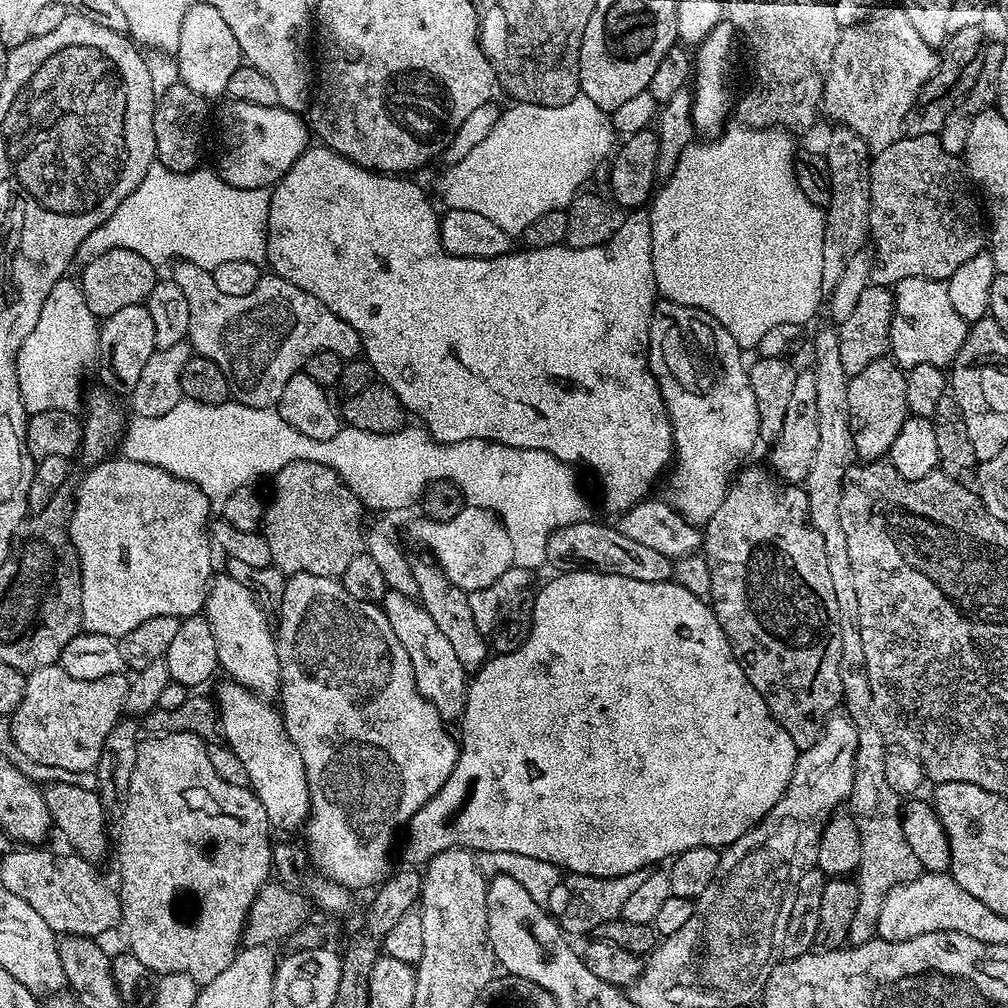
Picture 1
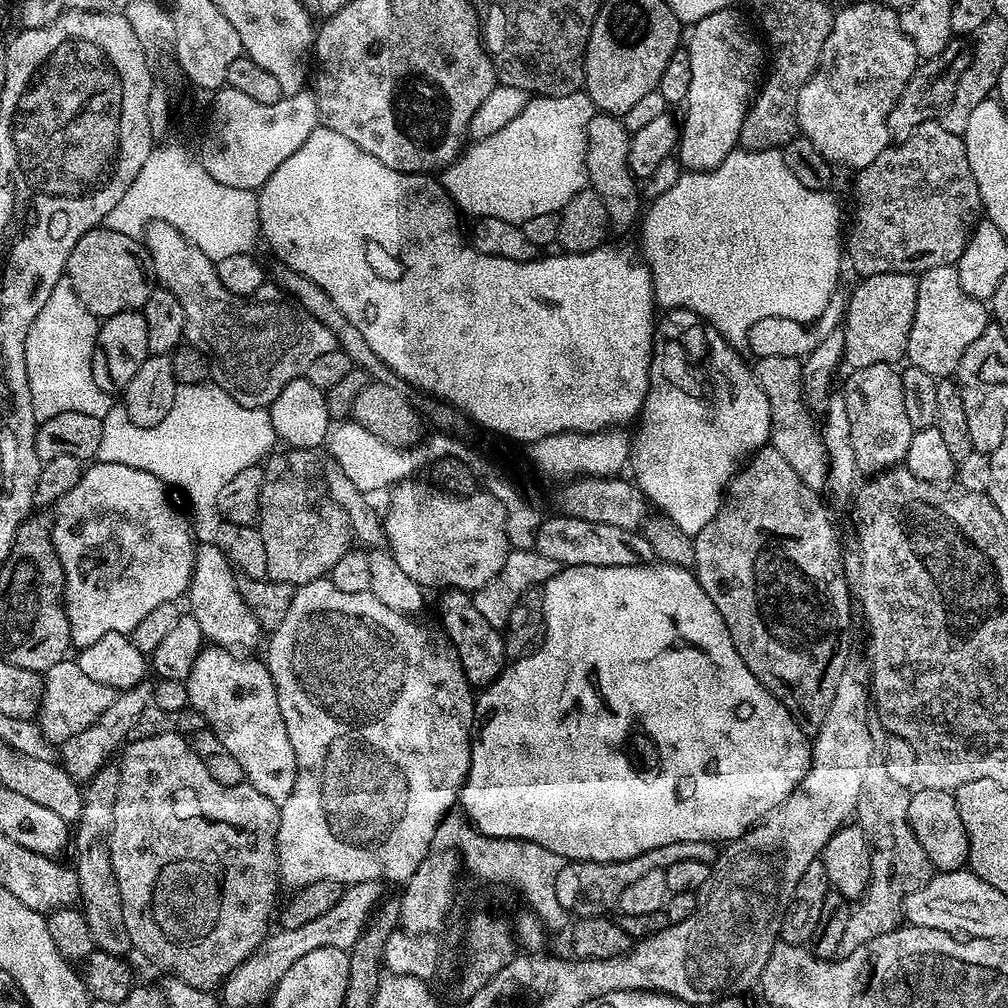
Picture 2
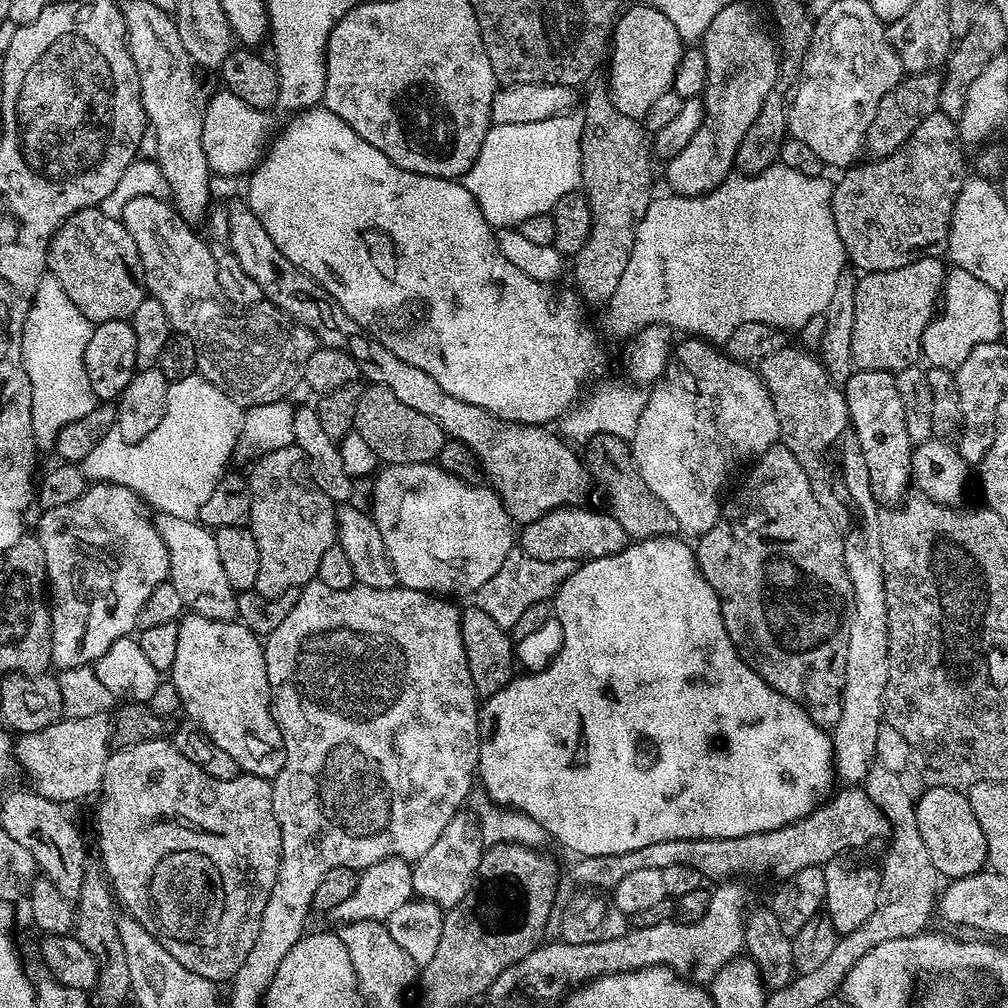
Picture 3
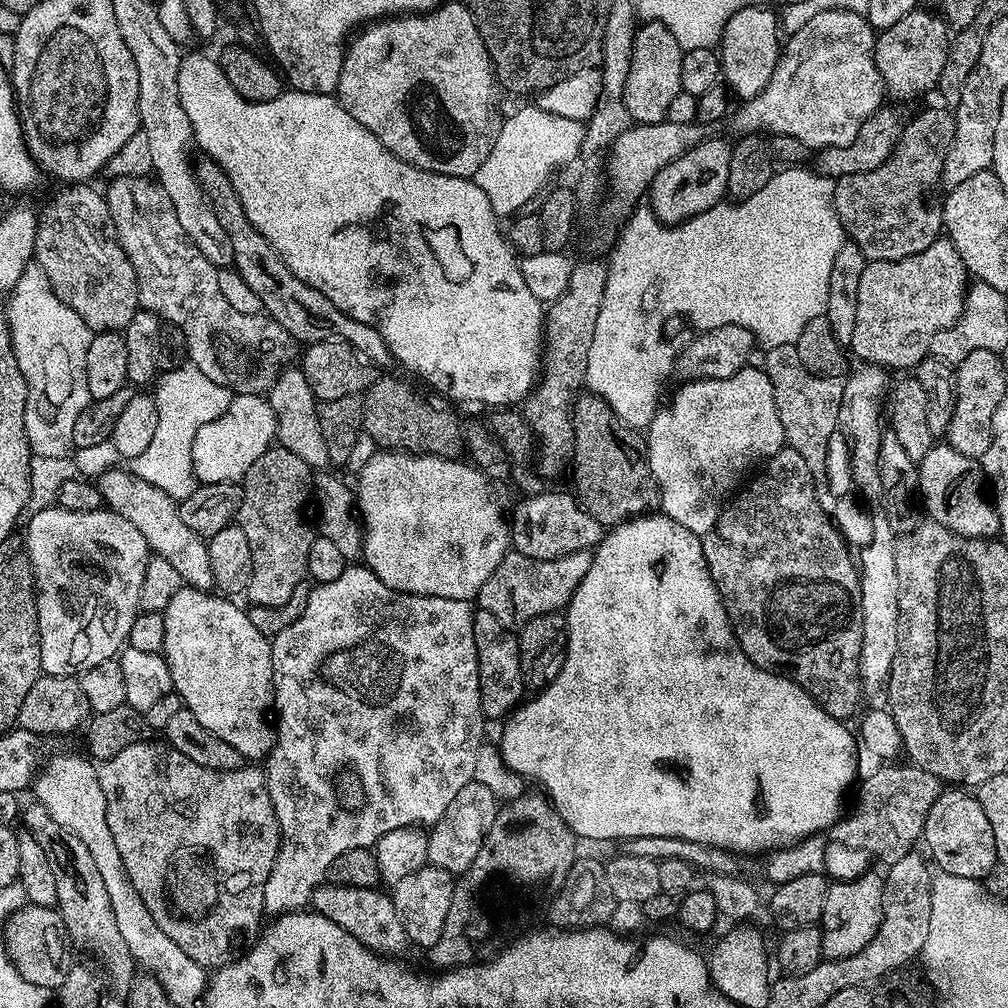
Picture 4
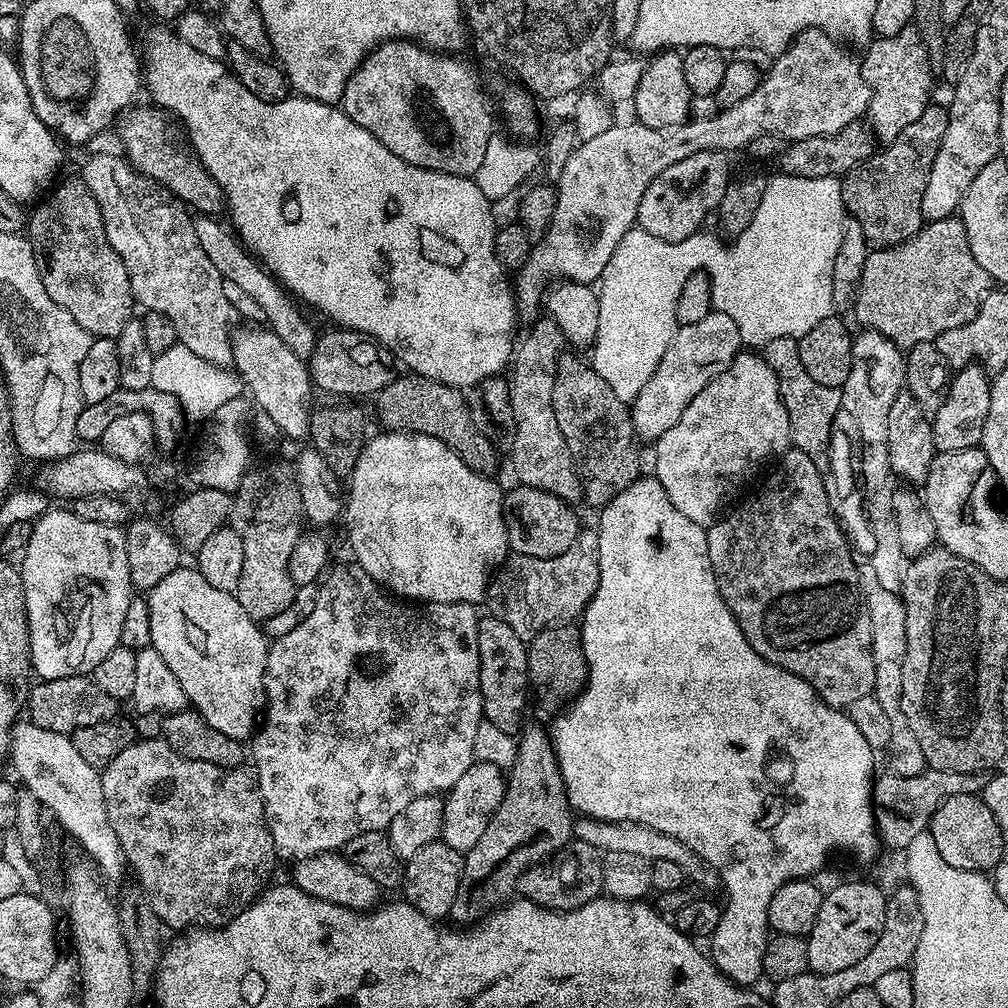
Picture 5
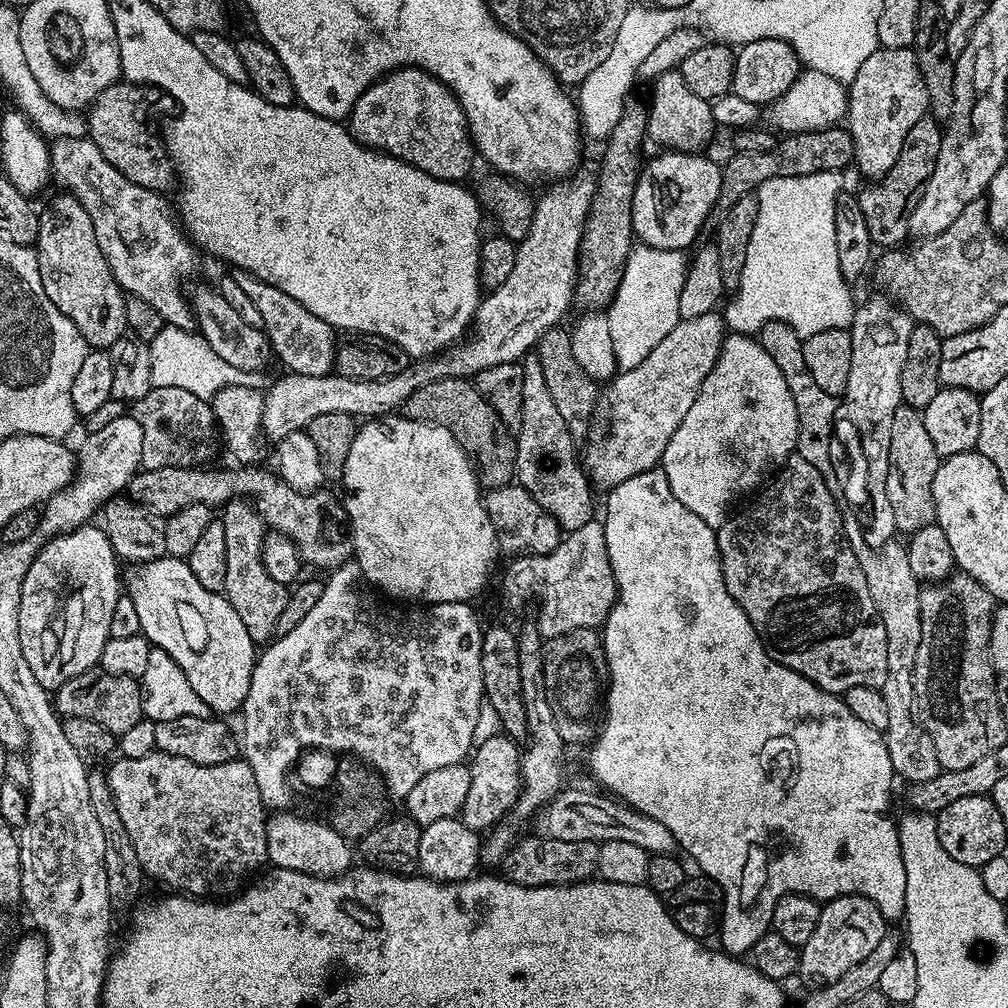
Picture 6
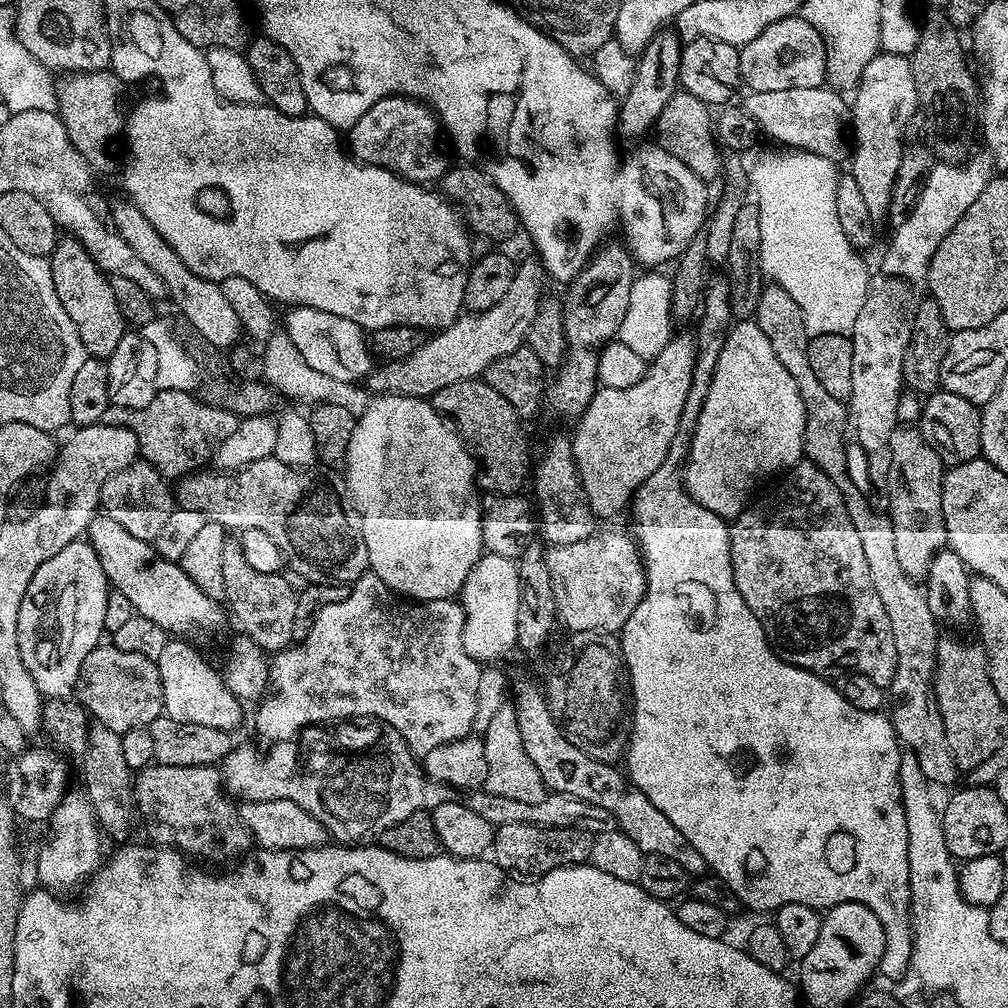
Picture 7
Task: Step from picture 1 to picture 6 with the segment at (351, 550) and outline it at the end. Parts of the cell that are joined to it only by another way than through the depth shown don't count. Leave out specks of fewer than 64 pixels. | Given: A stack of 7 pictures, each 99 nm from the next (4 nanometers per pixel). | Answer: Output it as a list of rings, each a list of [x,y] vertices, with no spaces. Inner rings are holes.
[[[244,498],[223,505],[218,518],[226,530],[226,586],[222,595],[230,602],[230,606],[234,606],[238,618],[242,618],[253,642],[258,646],[267,645],[276,636],[278,618],[282,618],[282,610],[286,610],[290,592],[285,585],[274,582],[274,578],[270,578],[266,572],[262,560],[265,522],[255,503]]]

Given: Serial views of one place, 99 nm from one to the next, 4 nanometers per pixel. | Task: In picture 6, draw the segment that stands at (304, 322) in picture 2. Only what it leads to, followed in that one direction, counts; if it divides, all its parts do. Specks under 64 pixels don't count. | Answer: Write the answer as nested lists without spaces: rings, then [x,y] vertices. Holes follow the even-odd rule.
[[[66,138],[62,142],[56,142],[51,145],[50,148],[51,154],[52,154],[52,176],[54,177],[55,183],[56,180],[60,184],[65,184],[67,191],[72,195],[74,198],[78,198],[78,202],[82,202],[82,206],[86,206],[86,210],[90,214],[90,222],[94,222],[94,234],[98,238],[98,246],[102,246],[102,254],[106,254],[106,262],[110,266],[110,270],[114,274],[114,278],[118,282],[118,286],[122,289],[124,289],[125,293],[129,296],[137,296],[138,298],[143,298],[145,302],[150,302],[150,306],[154,306],[154,310],[158,310],[158,314],[162,314],[162,318],[164,319],[165,325],[174,327],[174,328],[186,328],[191,329],[193,327],[194,321],[192,319],[192,309],[190,307],[190,300],[189,297],[186,295],[186,288],[184,292],[184,279],[187,278],[188,275],[191,274],[192,271],[196,268],[196,256],[198,257],[197,249],[194,247],[191,239],[186,235],[183,227],[178,223],[177,217],[174,215],[174,208],[172,205],[172,208],[170,205],[167,204],[165,197],[161,195],[159,192],[151,192],[149,188],[143,188],[142,186],[138,186],[134,182],[130,182],[130,178],[126,178],[123,176],[121,172],[118,170],[114,170],[114,166],[110,166],[110,162],[106,162],[106,158],[102,158],[102,150],[98,150],[98,146],[94,146],[94,142],[92,140],[89,140],[87,138]]]

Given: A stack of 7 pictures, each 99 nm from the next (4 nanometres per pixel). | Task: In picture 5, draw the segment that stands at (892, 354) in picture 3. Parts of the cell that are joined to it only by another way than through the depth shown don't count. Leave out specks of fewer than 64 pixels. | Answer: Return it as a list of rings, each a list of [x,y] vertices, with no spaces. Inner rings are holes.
[[[956,216],[925,223],[914,238],[893,248],[877,248],[869,251],[866,266],[862,266],[862,282],[856,295],[854,313],[865,329],[880,332],[907,350],[927,340],[935,341],[946,330],[954,330],[974,318],[980,299],[989,291],[990,279],[986,270],[975,261],[967,242],[963,222]]]

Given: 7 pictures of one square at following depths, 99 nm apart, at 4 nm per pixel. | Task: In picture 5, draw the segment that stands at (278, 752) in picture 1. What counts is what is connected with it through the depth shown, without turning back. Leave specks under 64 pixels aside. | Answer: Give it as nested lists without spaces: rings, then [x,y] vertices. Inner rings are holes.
[[[181,566],[174,574],[166,574],[158,586],[147,592],[146,599],[150,610],[151,647],[162,654],[162,662],[170,666],[182,690],[186,690],[189,705],[206,718],[214,730],[235,740],[247,741],[257,731],[258,721],[266,708],[264,675],[270,641],[263,627],[242,610],[233,593],[210,586],[192,566]]]

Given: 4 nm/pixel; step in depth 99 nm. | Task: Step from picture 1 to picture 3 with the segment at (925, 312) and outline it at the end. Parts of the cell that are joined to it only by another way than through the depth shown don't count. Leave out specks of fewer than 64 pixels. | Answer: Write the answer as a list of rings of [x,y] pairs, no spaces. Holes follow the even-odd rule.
[[[952,266],[947,269],[942,293],[942,307],[932,317],[922,334],[920,351],[923,359],[934,368],[955,370],[966,362],[974,346],[994,344],[1002,336],[1000,293],[974,278],[967,270]]]

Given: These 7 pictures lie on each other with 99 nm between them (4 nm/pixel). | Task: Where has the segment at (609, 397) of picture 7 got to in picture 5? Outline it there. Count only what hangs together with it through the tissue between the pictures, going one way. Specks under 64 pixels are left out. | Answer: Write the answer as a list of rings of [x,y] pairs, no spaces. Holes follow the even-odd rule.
[[[714,310],[705,316],[697,316],[689,324],[679,325],[666,354],[662,354],[662,362],[658,362],[658,370],[650,374],[650,382],[646,382],[635,400],[631,401],[635,435],[649,442],[659,440],[666,430],[670,430],[670,426],[678,422],[678,418],[682,418],[686,406],[694,402],[696,395],[713,378],[728,369],[741,350],[740,327],[730,314]]]

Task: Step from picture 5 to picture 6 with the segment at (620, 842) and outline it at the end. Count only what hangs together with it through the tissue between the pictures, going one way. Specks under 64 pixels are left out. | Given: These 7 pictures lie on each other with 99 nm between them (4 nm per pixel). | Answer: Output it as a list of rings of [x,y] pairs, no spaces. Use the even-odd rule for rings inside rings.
[[[565,787],[551,802],[538,809],[530,824],[531,831],[543,840],[558,842],[594,842],[598,845],[606,840],[631,842],[633,846],[642,846],[642,850],[652,856],[671,856],[677,851],[674,834],[670,834],[670,830],[666,830],[662,822],[654,822],[654,818],[635,812],[633,808],[611,795],[596,792]]]

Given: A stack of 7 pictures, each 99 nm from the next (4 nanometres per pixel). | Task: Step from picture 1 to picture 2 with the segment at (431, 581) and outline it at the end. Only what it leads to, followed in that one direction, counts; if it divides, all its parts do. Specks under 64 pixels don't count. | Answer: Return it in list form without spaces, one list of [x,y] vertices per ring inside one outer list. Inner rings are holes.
[[[449,588],[441,591],[440,596],[440,624],[452,643],[451,651],[460,662],[464,677],[468,683],[483,690],[493,684],[506,667],[506,640],[501,629],[490,626],[486,618],[474,606],[471,595],[461,588]]]

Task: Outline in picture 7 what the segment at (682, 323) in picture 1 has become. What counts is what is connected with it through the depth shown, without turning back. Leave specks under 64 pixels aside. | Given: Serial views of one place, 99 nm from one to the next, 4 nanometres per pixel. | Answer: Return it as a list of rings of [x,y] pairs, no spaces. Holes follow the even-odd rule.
[[[755,319],[733,323],[722,346],[722,354],[718,354],[718,366],[714,366],[710,392],[702,402],[696,428],[692,432],[692,442],[682,468],[683,487],[692,500],[698,502],[698,506],[706,506],[706,510],[731,522],[749,503],[748,495],[767,476],[783,474],[800,463],[804,456],[805,426],[802,394],[798,394],[798,386],[794,386],[794,378],[790,378],[786,366],[778,362],[778,354],[774,354],[766,334],[762,334]]]

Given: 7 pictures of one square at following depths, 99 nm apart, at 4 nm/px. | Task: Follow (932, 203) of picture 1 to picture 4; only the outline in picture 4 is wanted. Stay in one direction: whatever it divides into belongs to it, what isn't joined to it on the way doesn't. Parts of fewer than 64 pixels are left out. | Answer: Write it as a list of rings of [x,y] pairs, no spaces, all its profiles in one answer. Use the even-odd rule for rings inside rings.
[[[939,107],[928,108],[925,112],[913,115],[907,121],[910,126],[926,126],[930,134],[928,136],[908,136],[906,138],[908,142],[902,142],[902,146],[896,147],[900,158],[896,158],[892,166],[884,170],[870,170],[866,174],[846,174],[834,183],[834,198],[832,199],[834,210],[838,214],[840,225],[844,228],[845,237],[851,243],[856,244],[858,250],[862,250],[865,261],[910,258],[914,254],[922,254],[922,250],[926,250],[930,242],[941,239],[944,227],[943,214],[920,212],[922,210],[920,198],[924,198],[928,208],[933,207],[930,206],[930,198],[936,196],[941,187],[942,166],[954,142],[956,117],[947,107]],[[916,140],[924,140],[924,142],[920,144]],[[888,176],[892,176],[892,184],[886,182]],[[894,180],[900,180],[900,182],[894,182]],[[928,182],[932,182],[930,186],[935,186],[935,188],[930,188],[922,194],[920,190]],[[876,186],[880,186],[880,192]]]

